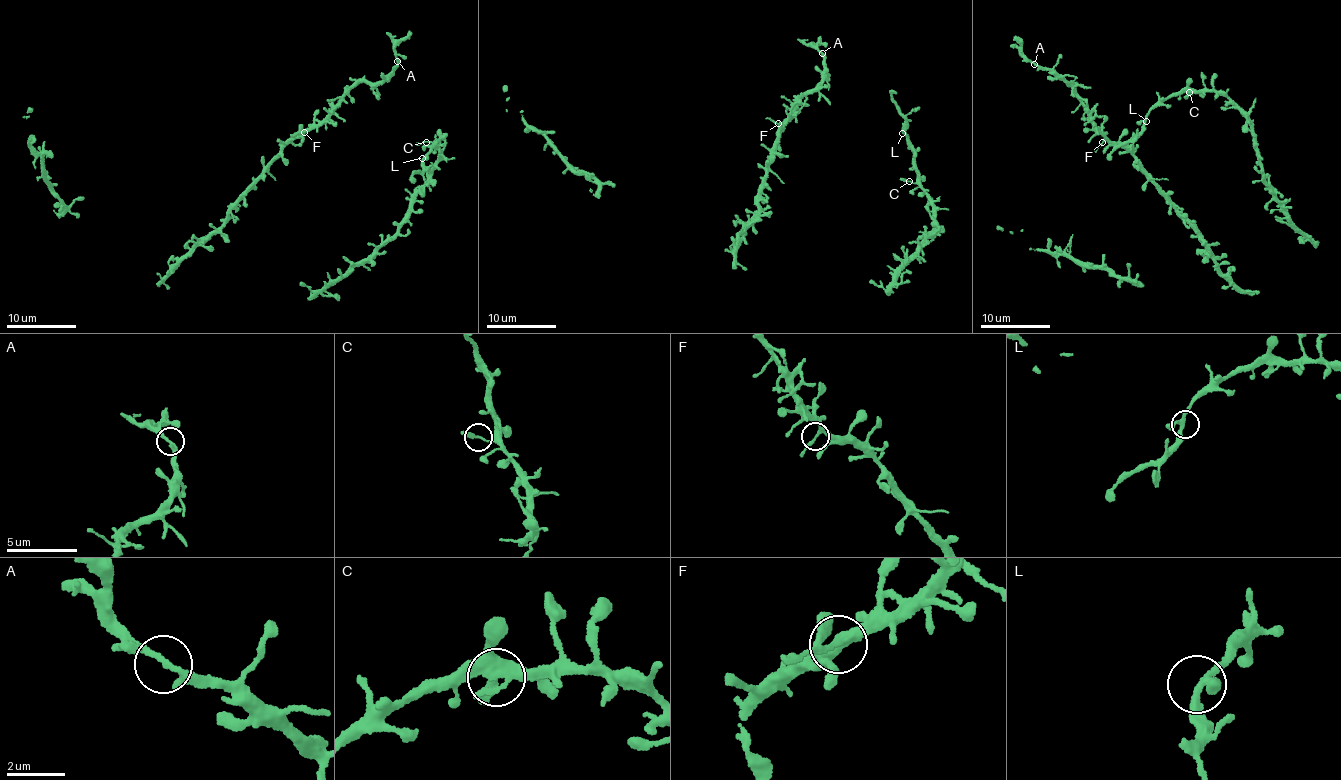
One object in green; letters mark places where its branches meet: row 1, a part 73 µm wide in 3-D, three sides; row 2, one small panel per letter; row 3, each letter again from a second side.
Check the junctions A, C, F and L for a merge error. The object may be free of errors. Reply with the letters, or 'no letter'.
no letter

